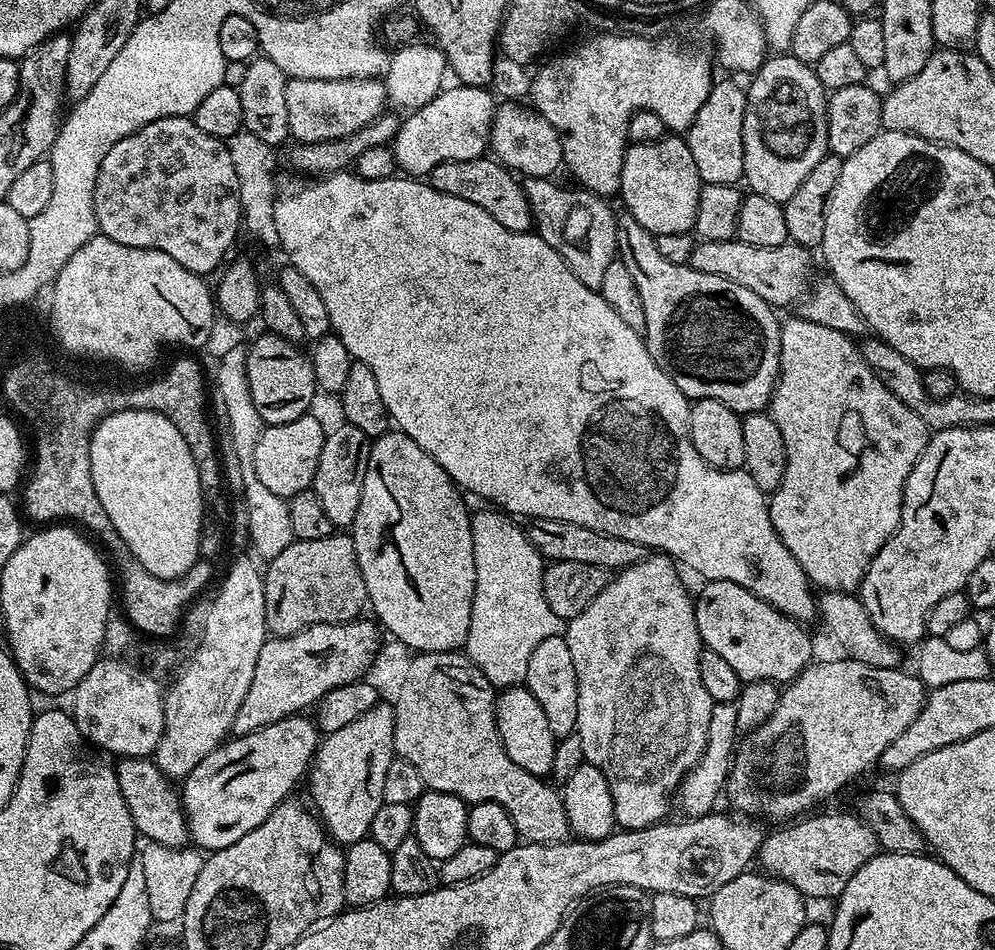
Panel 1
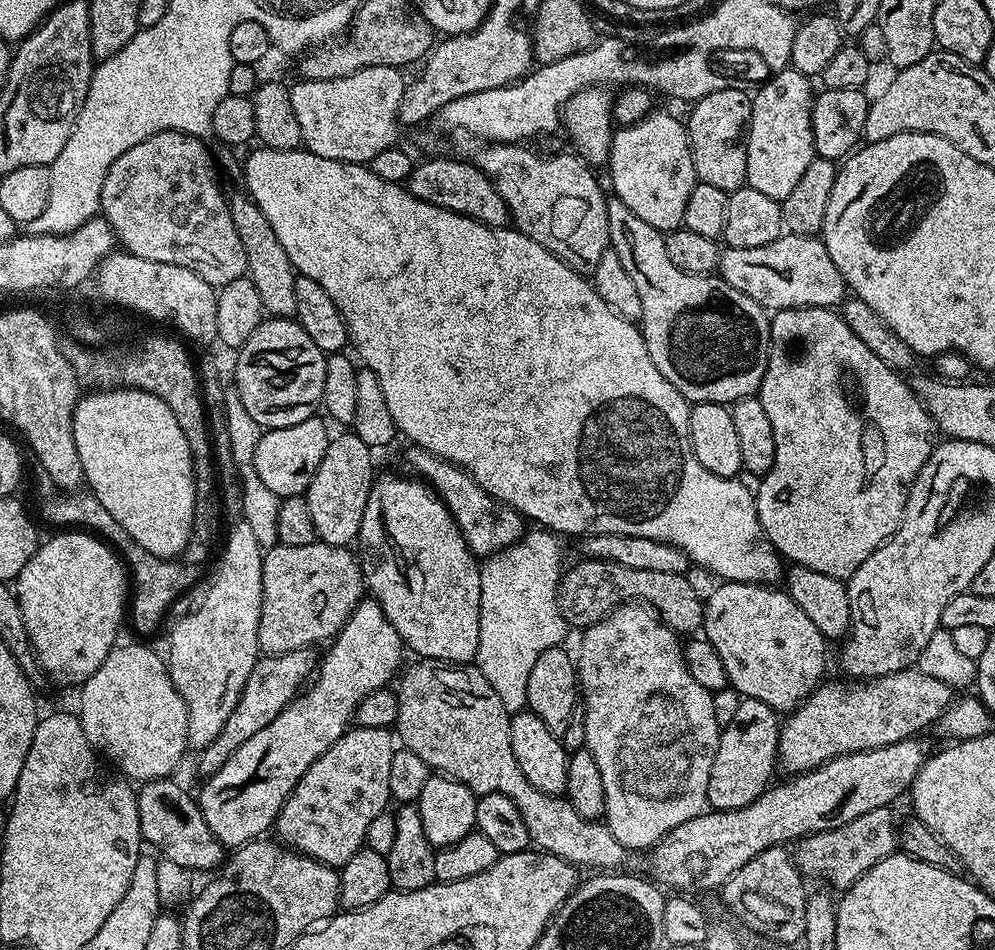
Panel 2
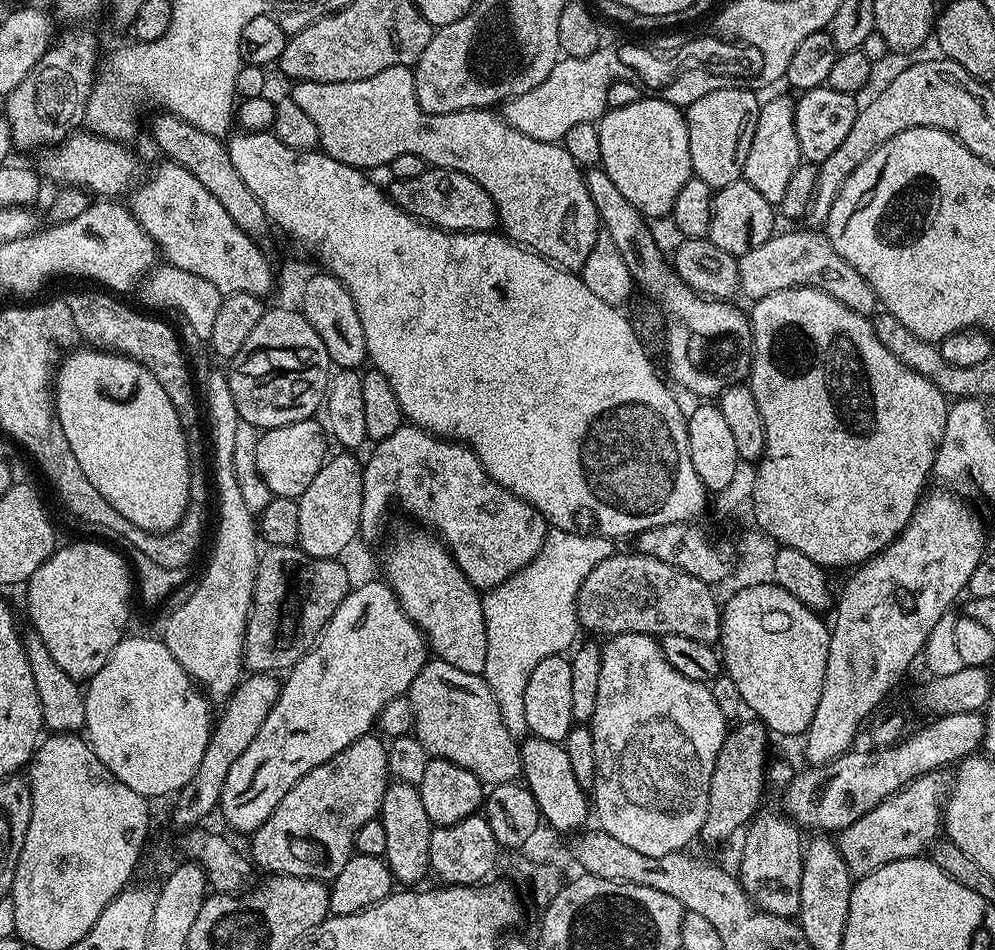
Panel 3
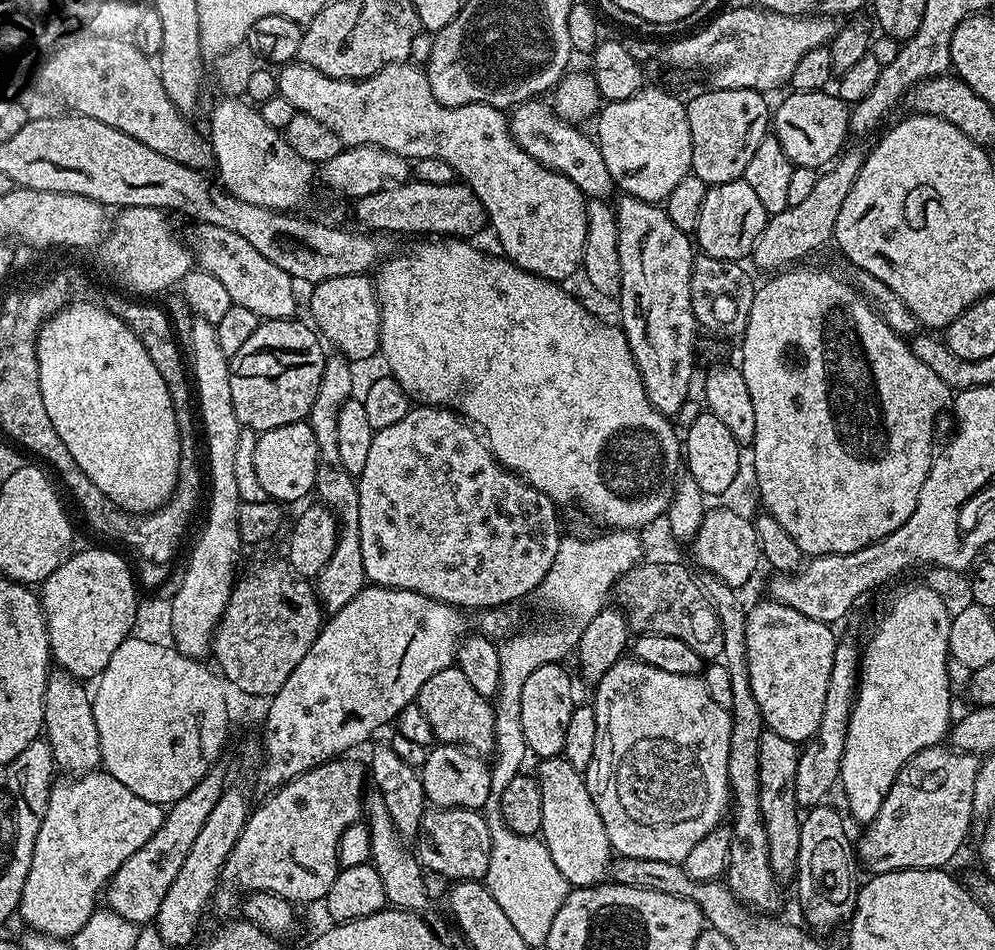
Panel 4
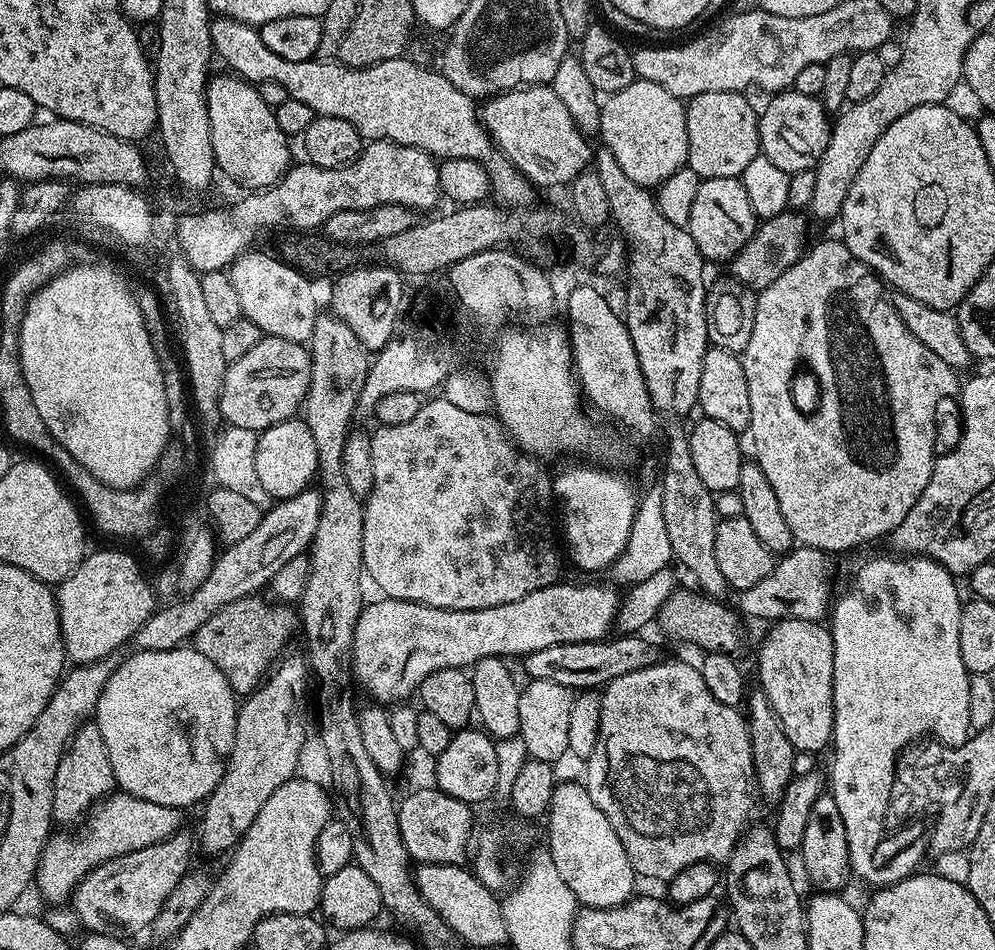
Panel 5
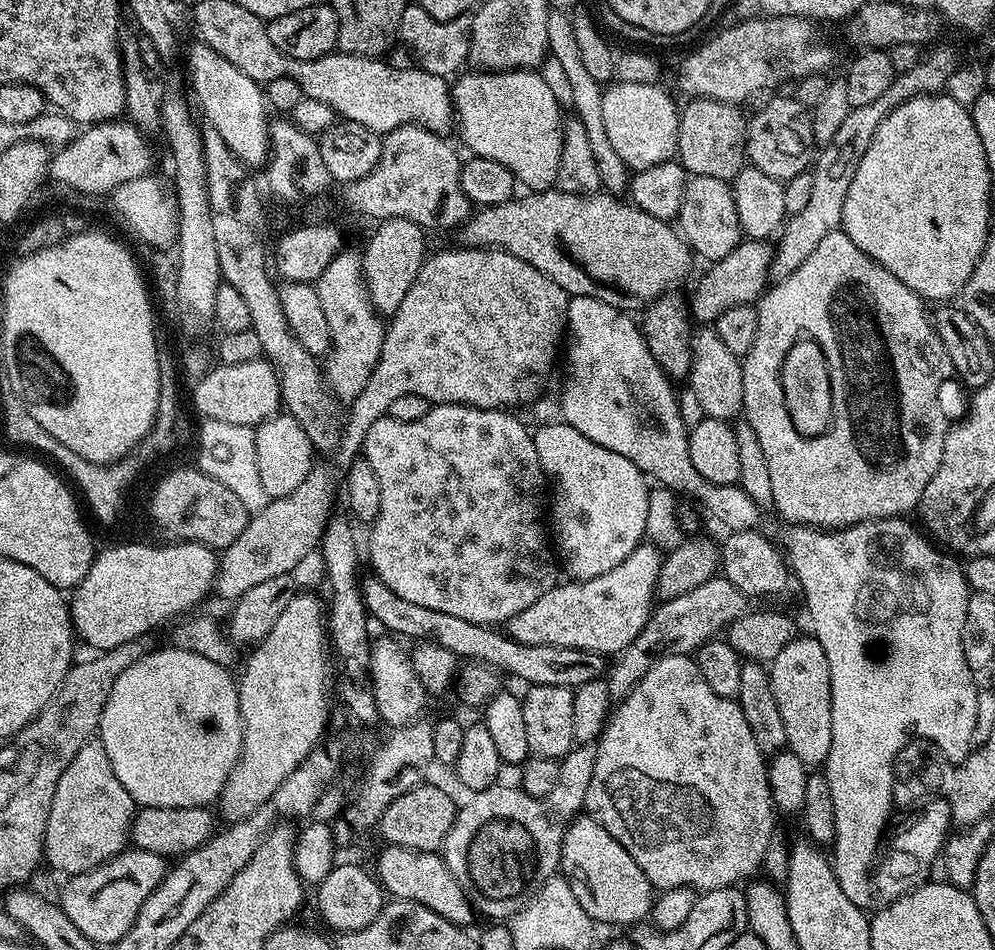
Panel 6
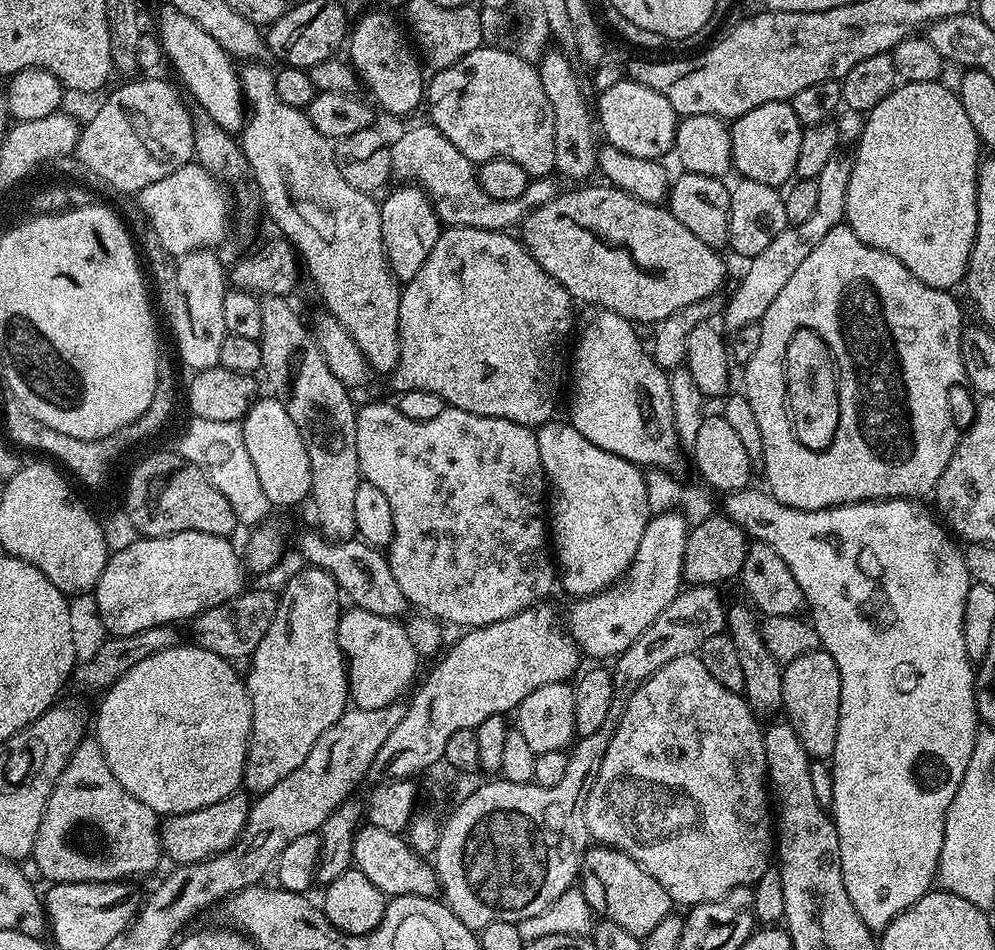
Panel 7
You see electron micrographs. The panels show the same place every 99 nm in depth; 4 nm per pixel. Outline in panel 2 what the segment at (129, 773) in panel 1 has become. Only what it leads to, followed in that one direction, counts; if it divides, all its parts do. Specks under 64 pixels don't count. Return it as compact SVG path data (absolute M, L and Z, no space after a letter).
M165 778L162 780L145 780L139 785L136 792L136 801L138 802L138 818L140 819L140 835L145 841L148 840L161 852L159 854L163 859L172 863L177 863L182 867L186 867L193 874L199 872L211 873L213 870L219 869L226 859L226 846L214 834L214 830L210 830L210 826L206 826L206 818L200 813L199 803L183 788L180 784L175 784L175 779Z

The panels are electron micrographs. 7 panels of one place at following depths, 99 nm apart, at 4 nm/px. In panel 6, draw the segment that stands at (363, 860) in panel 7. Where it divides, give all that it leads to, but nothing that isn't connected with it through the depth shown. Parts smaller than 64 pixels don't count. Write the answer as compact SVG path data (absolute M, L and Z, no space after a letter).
M388 844L384 846L380 857L376 860L374 875L380 881L380 887L389 897L418 902L422 906L434 910L434 914L442 914L442 918L446 918L446 922L468 926L472 916L474 917L472 901L468 899L462 886L458 886L458 878L454 878L454 874L450 874L440 852L423 852L406 846Z

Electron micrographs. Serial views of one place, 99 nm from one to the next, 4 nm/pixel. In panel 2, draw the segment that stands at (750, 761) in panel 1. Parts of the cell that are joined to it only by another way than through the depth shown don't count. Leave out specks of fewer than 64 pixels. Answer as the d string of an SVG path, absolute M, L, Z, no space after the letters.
M916 666L907 668L905 672L876 676L873 680L856 678L848 682L852 684L843 684L840 680L828 683L819 684L796 711L787 713L786 719L781 723L779 755L783 763L784 760L788 763L789 773L809 772L811 768L820 768L826 762L845 756L848 752L865 752L915 737L923 728L931 729L954 699L952 686L920 672Z

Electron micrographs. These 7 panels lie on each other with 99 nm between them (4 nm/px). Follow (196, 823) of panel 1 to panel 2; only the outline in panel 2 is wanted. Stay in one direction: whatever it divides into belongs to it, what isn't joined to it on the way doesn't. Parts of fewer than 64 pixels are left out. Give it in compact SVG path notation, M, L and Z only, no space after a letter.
M371 598L361 600L327 648L328 653L319 661L315 679L281 710L266 730L258 730L254 738L242 742L242 746L234 750L232 757L217 772L203 781L204 789L200 796L198 792L200 813L206 818L206 826L210 826L210 830L214 830L216 837L229 849L235 850L251 840L261 839L267 833L264 831L275 825L276 815L282 810L286 798L291 796L302 774L306 774L313 762L322 758L322 754L326 754L326 750L330 750L330 746L334 746L334 742L338 742L338 738L348 731L362 698L393 683L394 677L401 671L400 659L406 656L404 641L398 630L390 626L382 606Z

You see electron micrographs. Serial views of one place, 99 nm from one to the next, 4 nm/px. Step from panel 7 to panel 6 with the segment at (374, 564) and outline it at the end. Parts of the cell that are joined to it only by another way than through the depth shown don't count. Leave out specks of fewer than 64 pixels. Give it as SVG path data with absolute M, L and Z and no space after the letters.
M368 574L363 577L360 593L364 599L364 609L369 617L376 620L384 628L389 628L389 633L397 637L409 636L412 642L427 642L446 646L457 658L468 659L485 665L497 673L509 672L520 680L525 680L525 685L531 686L562 686L575 690L591 680L599 680L605 675L606 660L598 652L590 650L574 650L573 648L559 648L558 646L530 646L519 644L511 636L487 624L466 622L466 618L458 618L455 614L442 614L442 610L429 610L426 606L418 606L394 594L386 582L382 582L376 575Z

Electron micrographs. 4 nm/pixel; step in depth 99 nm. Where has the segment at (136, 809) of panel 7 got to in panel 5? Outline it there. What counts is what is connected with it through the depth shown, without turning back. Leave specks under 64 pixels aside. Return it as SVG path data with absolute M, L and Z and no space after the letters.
M85 722L76 731L68 749L64 751L63 758L58 762L58 770L54 774L54 790L52 791L52 818L57 825L72 824L76 826L83 821L84 817L92 810L94 804L99 804L106 796L113 795L117 787L114 778L114 770L110 766L110 754L106 754L106 742L102 738L102 730L98 730L95 722Z

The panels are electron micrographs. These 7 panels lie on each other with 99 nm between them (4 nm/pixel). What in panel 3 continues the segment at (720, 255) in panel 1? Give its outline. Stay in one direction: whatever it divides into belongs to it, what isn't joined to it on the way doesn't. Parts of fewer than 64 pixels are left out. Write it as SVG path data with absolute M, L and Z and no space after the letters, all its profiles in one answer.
M808 231L812 232L784 232L781 236L780 233L774 234L769 240L762 242L762 246L750 250L750 254L742 254L738 257L736 265L740 279L740 292L748 295L749 301L755 302L766 294L774 294L778 290L787 288L820 288L826 294L838 298L838 302L842 302L842 306L850 306L850 310L863 316L875 317L878 312L878 301L870 282L866 278L862 278L862 274L858 274L858 270L854 270L854 266L850 266L850 262L846 262L842 258L842 254L838 254L838 250L834 250L830 238L823 231Z

